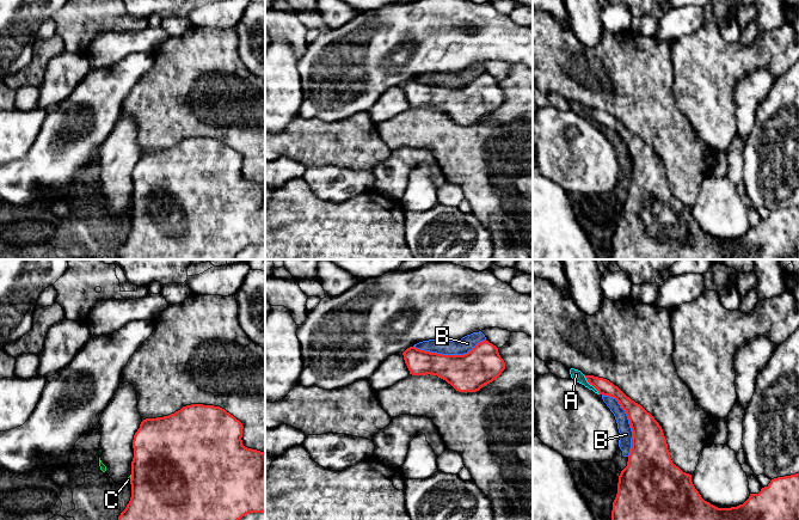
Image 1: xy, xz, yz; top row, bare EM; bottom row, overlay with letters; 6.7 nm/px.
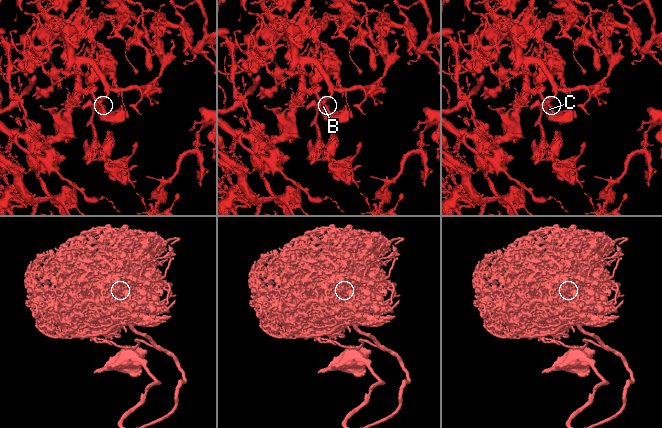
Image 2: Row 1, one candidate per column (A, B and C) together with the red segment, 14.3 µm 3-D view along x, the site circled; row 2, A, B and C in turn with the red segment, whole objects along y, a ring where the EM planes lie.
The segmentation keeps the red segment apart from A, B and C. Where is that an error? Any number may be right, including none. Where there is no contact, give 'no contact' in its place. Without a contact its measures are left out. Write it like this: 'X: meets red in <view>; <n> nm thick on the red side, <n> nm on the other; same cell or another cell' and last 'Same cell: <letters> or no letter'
A: meets red in yz; 100 nm thick on the red side, 70 nm on the other; another cell
B: meets red in xz; 260 nm thick on the red side, 100 nm on the other; another cell
C: meets red in xy; 500 nm thick on the red side, 30 nm on the other; another cell
Same cell: no letter

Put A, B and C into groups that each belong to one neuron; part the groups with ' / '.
A B C

